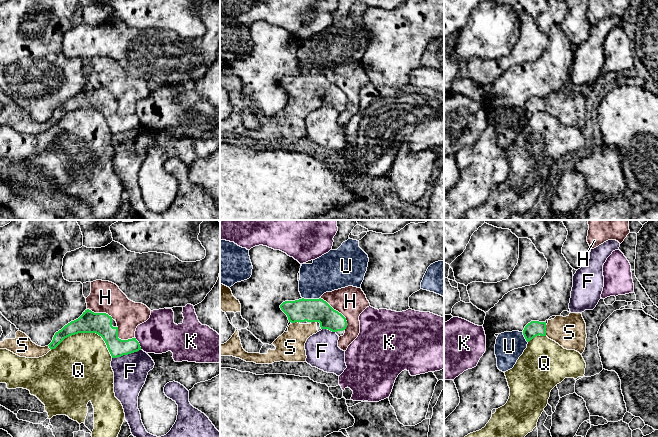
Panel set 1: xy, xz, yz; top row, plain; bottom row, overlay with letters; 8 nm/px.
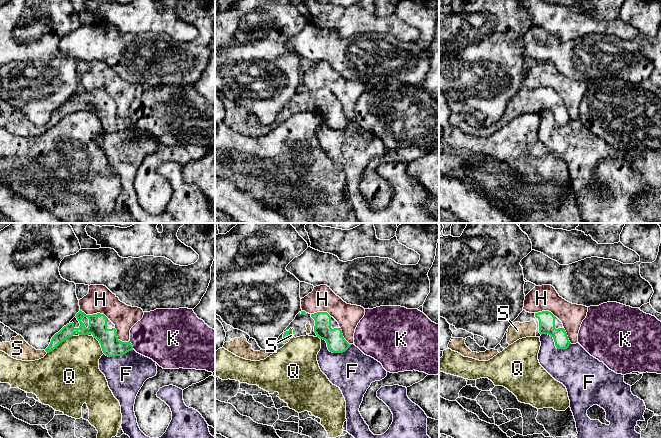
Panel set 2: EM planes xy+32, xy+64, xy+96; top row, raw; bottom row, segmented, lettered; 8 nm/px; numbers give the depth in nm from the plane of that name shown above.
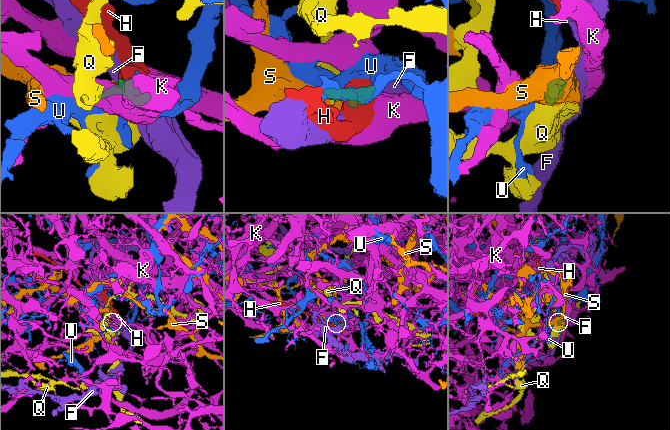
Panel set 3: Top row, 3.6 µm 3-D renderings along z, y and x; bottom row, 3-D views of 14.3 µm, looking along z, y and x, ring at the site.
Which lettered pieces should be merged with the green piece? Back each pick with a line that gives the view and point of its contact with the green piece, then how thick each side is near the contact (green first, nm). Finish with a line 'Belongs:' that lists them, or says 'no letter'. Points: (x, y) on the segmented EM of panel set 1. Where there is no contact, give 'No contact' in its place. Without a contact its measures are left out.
S: Touches green at yz (545, 330). Thickness 130 nm (green) against 260 nm
Belongs: S

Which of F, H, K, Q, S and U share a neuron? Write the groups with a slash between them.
F / H / K / Q / S / U

